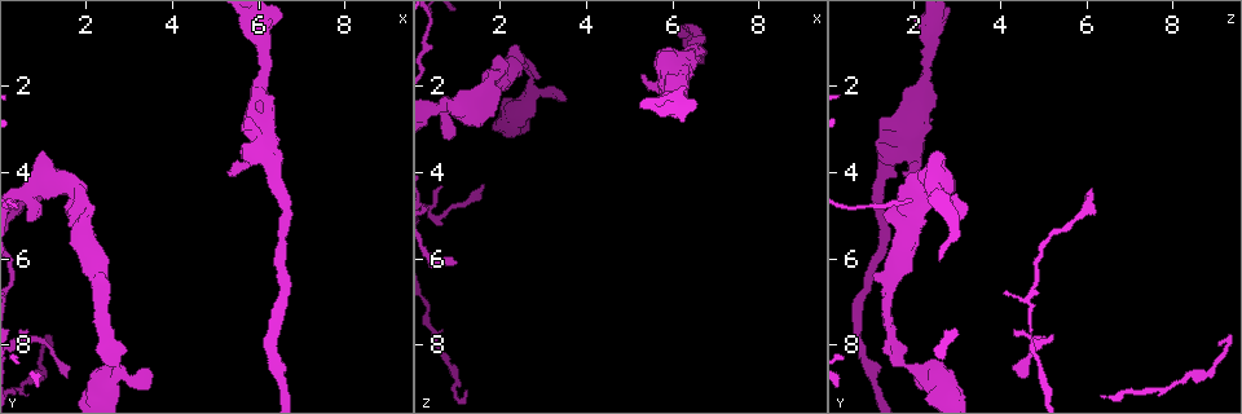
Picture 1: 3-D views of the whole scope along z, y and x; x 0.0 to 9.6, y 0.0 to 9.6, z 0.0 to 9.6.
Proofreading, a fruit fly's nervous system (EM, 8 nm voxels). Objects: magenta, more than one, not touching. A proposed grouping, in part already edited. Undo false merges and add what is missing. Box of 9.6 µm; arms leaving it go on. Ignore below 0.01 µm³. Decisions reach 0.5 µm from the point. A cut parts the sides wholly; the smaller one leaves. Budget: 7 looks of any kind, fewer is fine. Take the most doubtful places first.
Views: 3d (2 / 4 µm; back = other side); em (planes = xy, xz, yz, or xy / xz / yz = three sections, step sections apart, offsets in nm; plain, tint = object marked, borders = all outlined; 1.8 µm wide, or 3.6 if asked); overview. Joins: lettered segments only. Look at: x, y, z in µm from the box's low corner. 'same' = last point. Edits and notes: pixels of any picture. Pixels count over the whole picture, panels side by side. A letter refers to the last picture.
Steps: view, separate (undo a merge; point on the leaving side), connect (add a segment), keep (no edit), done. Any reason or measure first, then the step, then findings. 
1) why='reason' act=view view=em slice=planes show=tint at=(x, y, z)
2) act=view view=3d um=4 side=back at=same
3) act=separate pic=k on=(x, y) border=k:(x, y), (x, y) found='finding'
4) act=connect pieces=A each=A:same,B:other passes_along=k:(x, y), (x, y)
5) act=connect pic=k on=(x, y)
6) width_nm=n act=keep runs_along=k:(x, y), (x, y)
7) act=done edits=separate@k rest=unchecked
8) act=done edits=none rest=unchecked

why='side arm on a straight run' act=view view=em um=3.6 slice=xy step=4 show=tint at=(1.85, 5.25, 1.95)

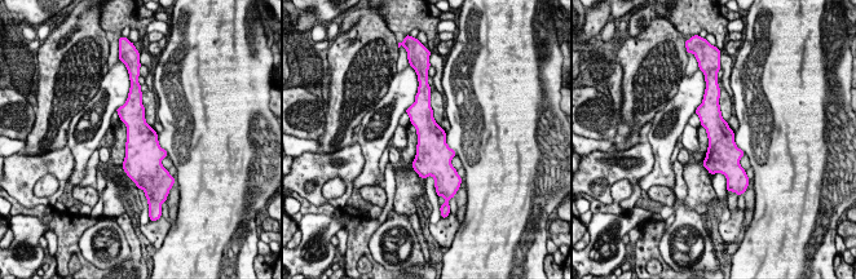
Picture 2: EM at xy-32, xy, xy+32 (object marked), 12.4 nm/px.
why='cut it another way' act=view view=em um=3.6 slice=yz step=16 show=tint at=same

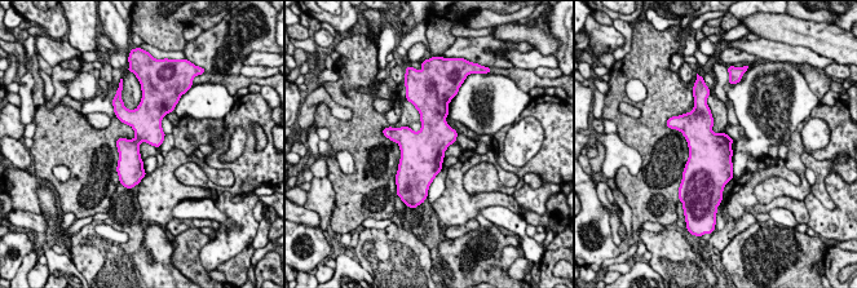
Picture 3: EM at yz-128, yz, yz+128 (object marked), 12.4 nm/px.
why='see the neighbours' act=view view=em um=3.6 slice=yz step=16 show=borders at=same

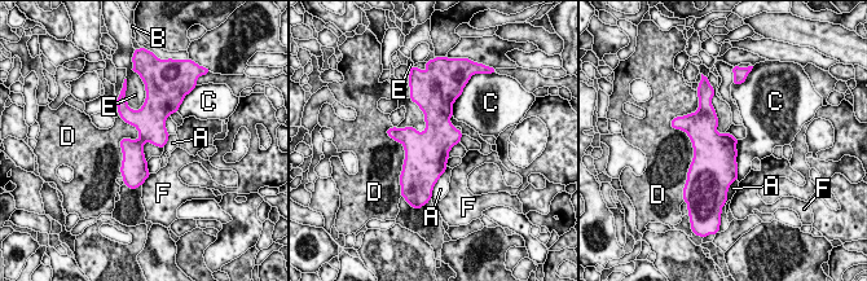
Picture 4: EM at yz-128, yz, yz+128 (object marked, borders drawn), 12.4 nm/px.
act=keep each=A:other,B:other,C:other,D:other,E:other,F:other border=4:(119, 115), (139, 135), (122, 178) found='one neuron here'

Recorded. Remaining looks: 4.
why='looks like a crossing' act=view view=3d um=4 at=(6.10, 3.30, 1.60)

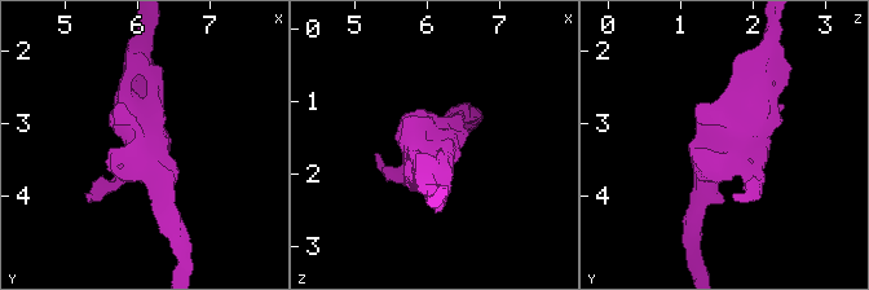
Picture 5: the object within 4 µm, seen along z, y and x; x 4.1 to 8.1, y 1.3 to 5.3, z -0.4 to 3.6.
why='shape alone is not enough' act=view view=em um=3.6 slice=planes show=plain at=(6.15, 3.35, 1.65)

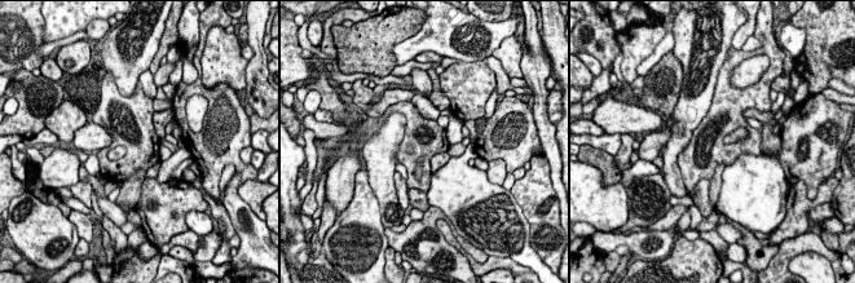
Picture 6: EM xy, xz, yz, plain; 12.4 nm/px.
act=view view=em um=3.6 slice=planes show=borders at=same

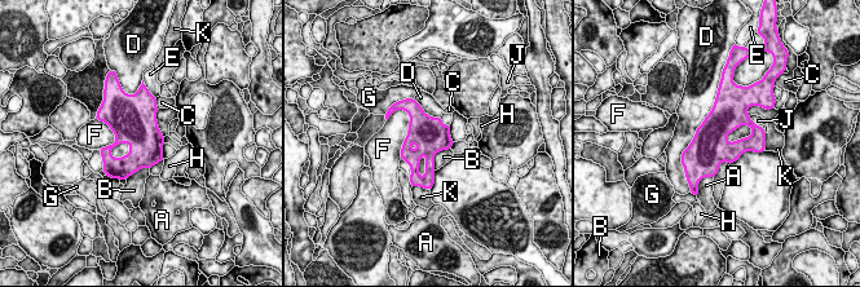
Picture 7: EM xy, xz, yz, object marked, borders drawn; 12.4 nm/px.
width_nm=480 act=keep each=A:other,B:other,C:other,D:other,E:other,F:other,G:other,H:other,J:other,K:other border=7:(450, 148), (435, 155), (435, 170) found='continuous, no second neuron'

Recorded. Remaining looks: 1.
act=done edits=none rest=unchecked

